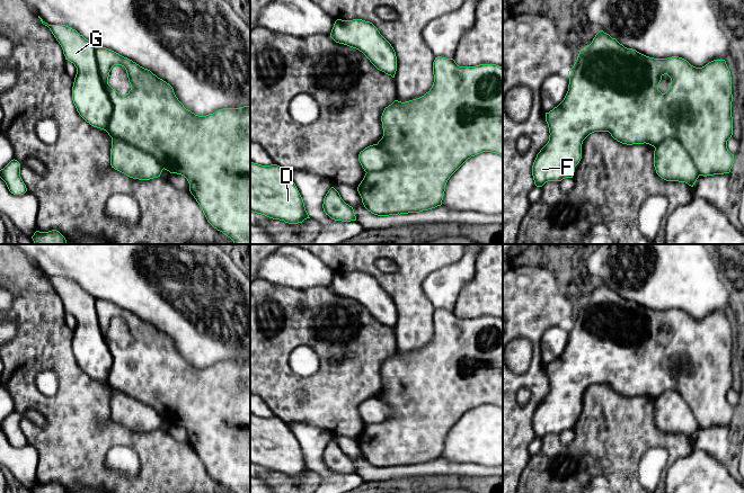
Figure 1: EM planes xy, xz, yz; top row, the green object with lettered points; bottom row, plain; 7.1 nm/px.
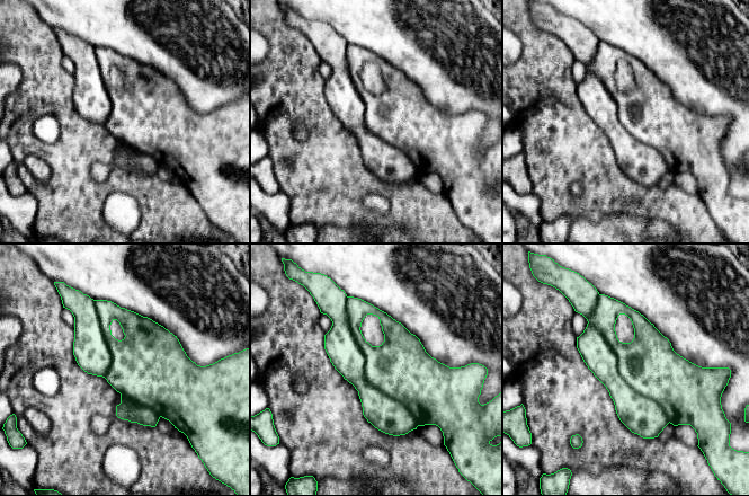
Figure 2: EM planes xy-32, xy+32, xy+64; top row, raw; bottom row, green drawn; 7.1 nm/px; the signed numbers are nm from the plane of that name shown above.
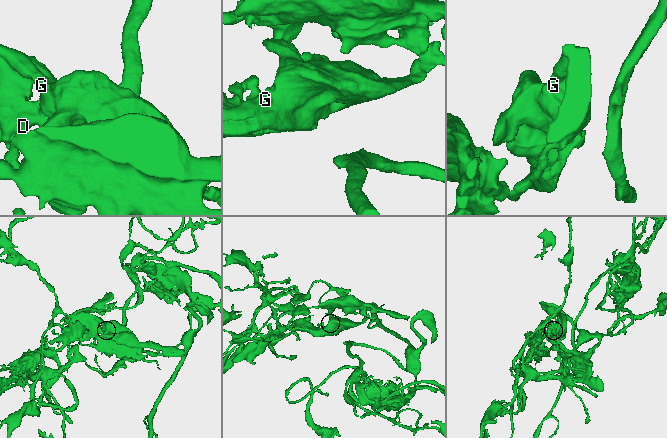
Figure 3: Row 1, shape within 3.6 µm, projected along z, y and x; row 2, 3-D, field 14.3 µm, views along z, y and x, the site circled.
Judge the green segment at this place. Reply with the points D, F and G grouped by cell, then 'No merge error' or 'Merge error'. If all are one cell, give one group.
Groups: D F G. No merge error

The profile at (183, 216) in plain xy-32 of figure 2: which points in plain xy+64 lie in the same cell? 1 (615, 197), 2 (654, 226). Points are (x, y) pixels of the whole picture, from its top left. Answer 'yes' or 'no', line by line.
1: yes
2: no

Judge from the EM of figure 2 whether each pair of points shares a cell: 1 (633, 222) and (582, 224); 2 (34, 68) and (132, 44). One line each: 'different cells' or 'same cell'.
1: same cell
2: different cells

